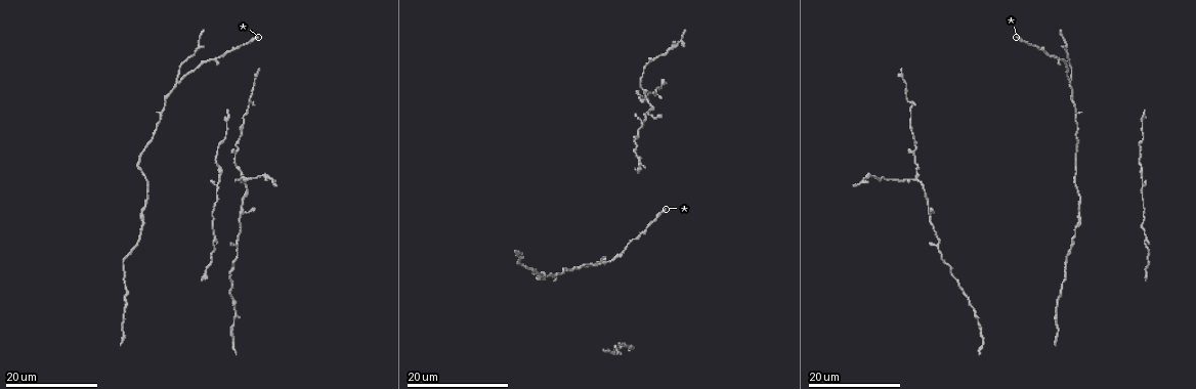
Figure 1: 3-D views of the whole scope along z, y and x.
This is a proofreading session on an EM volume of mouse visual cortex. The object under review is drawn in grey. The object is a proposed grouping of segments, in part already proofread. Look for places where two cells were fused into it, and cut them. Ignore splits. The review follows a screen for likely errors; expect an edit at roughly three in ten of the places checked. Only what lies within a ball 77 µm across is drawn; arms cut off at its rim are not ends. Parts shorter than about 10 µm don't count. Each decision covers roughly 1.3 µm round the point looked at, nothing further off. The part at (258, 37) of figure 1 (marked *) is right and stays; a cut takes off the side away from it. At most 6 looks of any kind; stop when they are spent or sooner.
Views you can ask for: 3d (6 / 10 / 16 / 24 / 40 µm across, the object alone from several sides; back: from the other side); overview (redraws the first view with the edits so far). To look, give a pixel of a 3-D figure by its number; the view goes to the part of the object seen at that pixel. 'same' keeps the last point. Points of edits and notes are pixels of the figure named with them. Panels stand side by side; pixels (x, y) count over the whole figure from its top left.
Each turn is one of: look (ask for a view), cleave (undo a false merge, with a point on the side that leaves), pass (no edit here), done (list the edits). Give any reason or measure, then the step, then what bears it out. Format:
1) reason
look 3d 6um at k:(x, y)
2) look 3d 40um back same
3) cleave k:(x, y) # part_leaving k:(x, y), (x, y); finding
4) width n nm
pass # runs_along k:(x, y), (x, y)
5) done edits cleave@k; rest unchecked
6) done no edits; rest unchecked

arms part here
look 3d 16um at 1:(178, 81)

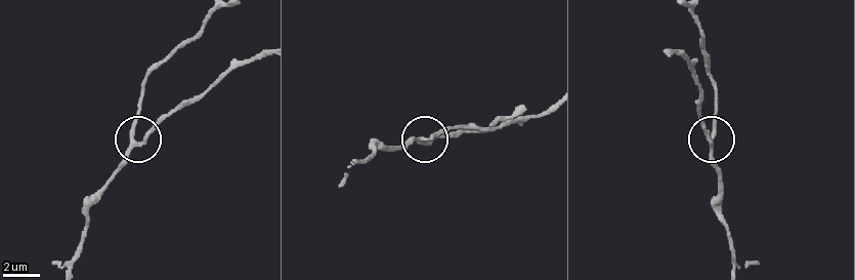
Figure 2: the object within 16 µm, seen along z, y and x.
closer look
look 3d 6um at 2:(418, 140)

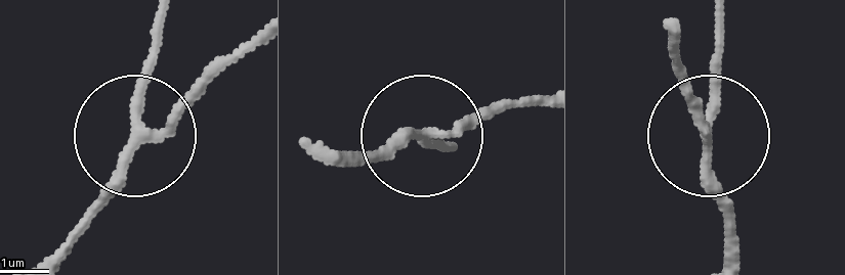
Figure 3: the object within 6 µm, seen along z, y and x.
width 190 nm
pass # continuous, no second cell

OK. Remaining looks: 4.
three-way junction
look 3d 16um at 1:(918, 181)

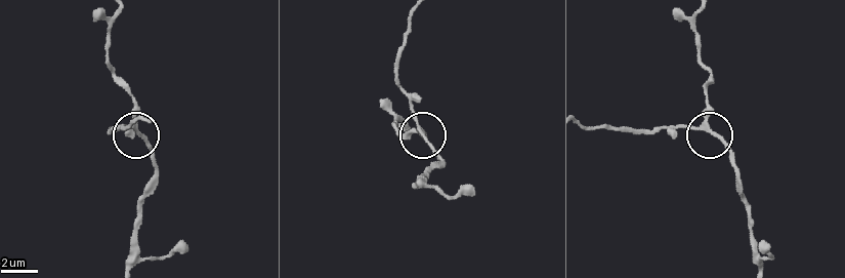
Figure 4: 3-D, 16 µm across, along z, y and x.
look 3d 6um at 4:(705, 129)

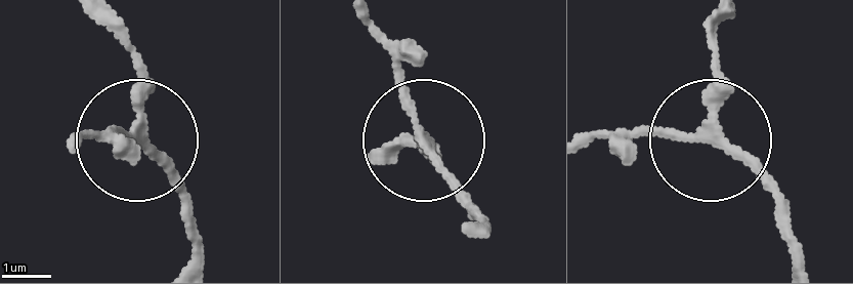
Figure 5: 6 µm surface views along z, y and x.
arms 3
pass # runs_along 5:(720, 21), (708, 139), (590, 131); all the same cell

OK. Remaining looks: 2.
a narrow waist
look 3d 16um at 1:(234, 321)

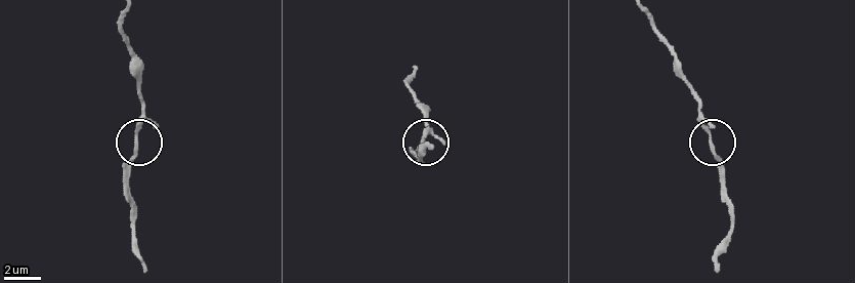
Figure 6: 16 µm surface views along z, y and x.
look 3d 10um at 6:(136, 143)

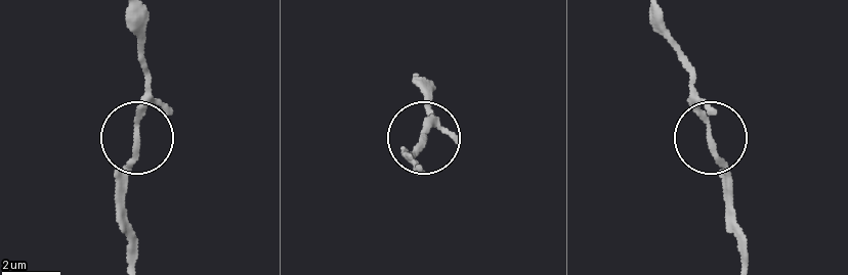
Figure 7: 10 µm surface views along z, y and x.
pass # continuous, no second cell

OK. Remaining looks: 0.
done no edits; rest unchecked

